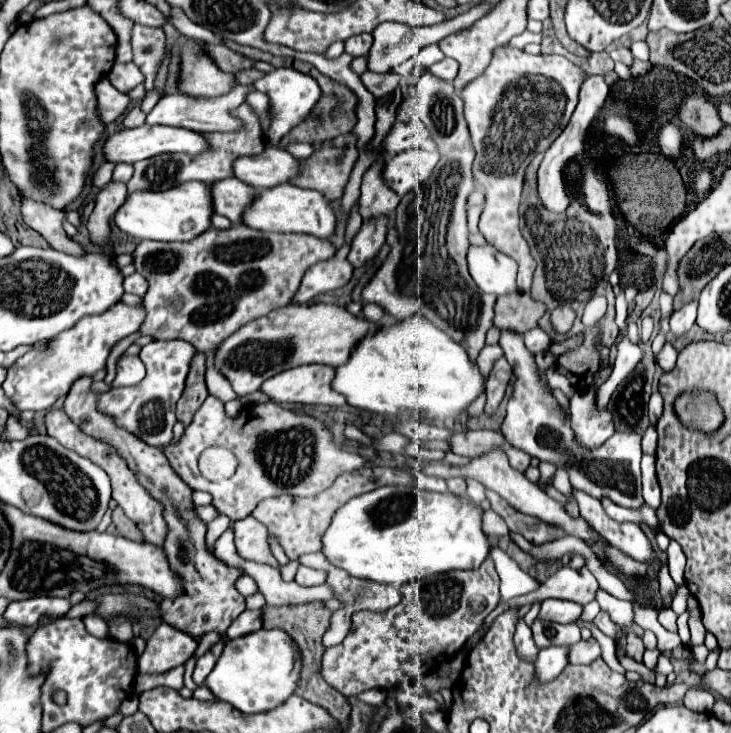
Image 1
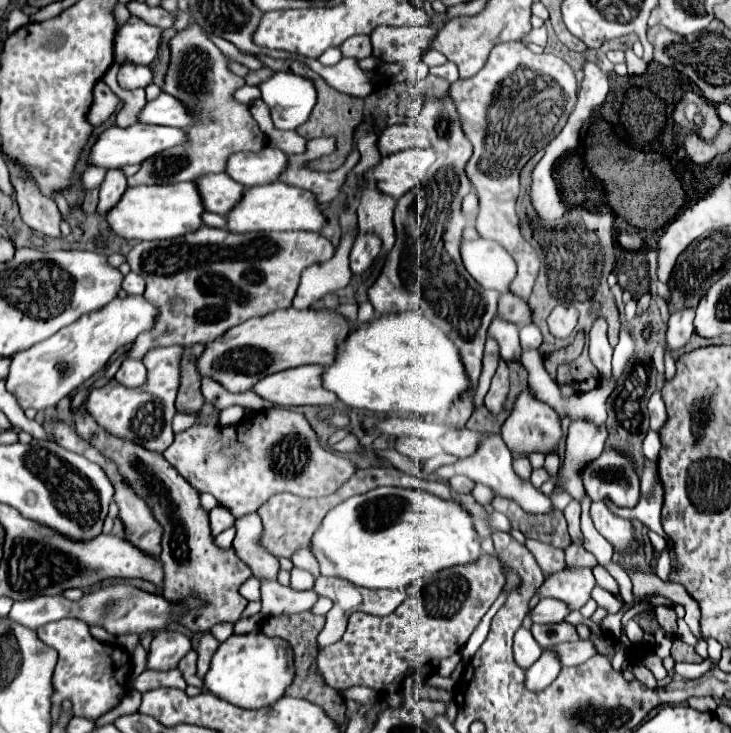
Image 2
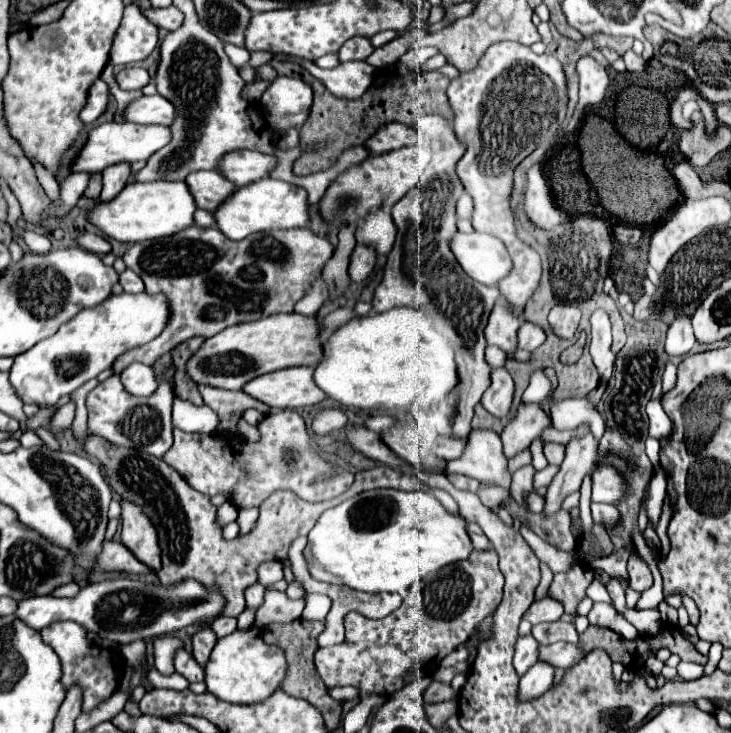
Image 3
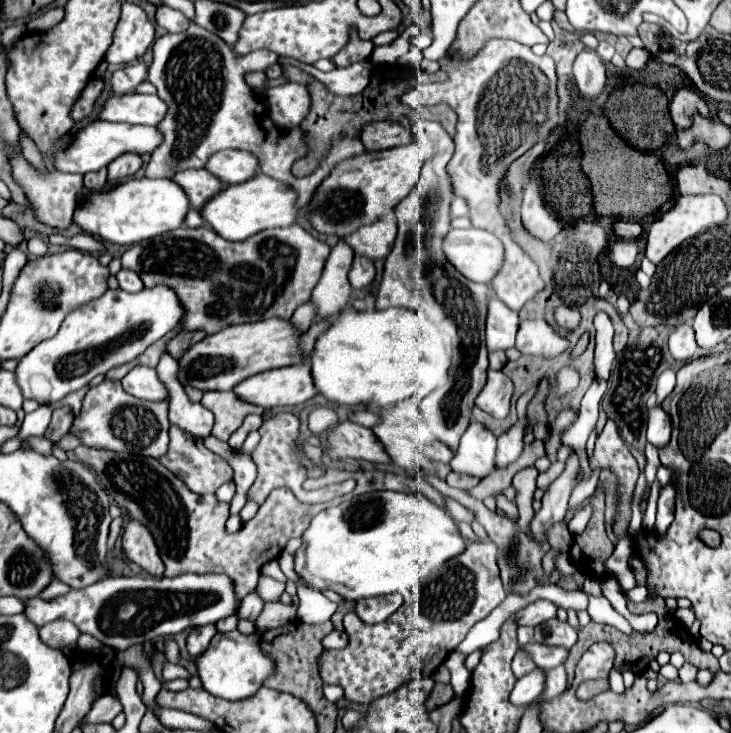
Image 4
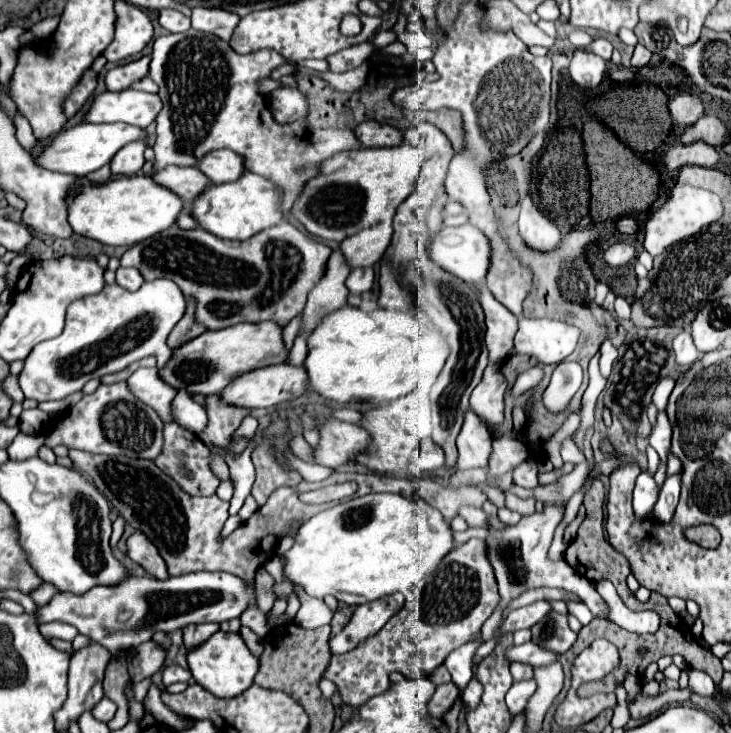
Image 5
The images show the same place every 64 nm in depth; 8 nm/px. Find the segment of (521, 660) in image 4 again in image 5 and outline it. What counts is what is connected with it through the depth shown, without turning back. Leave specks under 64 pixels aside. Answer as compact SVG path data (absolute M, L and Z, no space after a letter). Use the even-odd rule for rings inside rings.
M510 664L510 672L512 672L514 680L518 682L518 680L528 680L528 678L532 678L534 668L532 668L530 664Z

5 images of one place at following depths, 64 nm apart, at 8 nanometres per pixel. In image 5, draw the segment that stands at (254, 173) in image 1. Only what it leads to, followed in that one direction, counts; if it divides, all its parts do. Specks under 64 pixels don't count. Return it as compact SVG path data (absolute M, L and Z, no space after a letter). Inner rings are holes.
M214 150L208 152L200 162L198 168L214 182L214 184L226 184L238 180L246 172L244 160L232 152L232 150Z

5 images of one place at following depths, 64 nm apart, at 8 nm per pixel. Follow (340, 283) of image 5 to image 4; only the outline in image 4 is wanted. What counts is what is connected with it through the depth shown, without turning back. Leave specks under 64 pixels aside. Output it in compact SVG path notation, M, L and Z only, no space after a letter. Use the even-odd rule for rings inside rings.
M340 238L338 244L332 248L320 284L312 290L312 302L318 306L318 316L338 316L340 310L350 300L350 282L348 282L348 270L352 266L354 250L346 242L346 238Z

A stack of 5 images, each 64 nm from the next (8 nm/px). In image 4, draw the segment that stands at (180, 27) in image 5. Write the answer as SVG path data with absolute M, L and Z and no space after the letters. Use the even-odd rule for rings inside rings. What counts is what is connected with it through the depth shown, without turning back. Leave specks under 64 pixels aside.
M160 6L156 10L156 24L160 24L162 28L166 28L168 32L182 32L188 26L188 20L182 12L168 8L168 6Z

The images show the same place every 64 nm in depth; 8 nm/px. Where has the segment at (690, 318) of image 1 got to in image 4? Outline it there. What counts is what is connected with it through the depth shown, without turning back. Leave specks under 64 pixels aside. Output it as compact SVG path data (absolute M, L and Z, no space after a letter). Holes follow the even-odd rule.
M688 324L676 326L674 332L670 334L668 348L670 348L670 354L676 360L690 360L690 358L694 358L694 352L698 350L698 344L694 340L692 326L688 326Z

